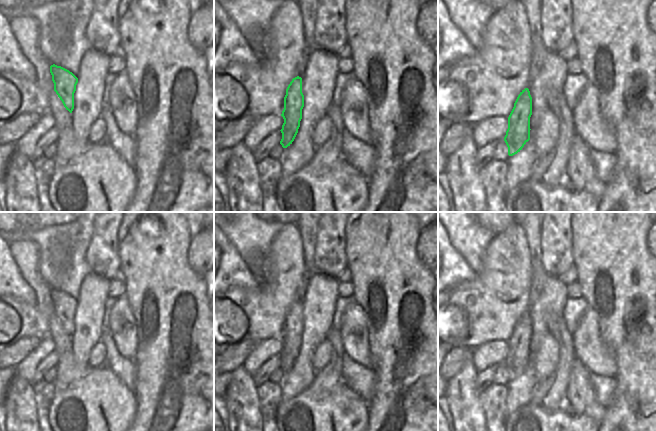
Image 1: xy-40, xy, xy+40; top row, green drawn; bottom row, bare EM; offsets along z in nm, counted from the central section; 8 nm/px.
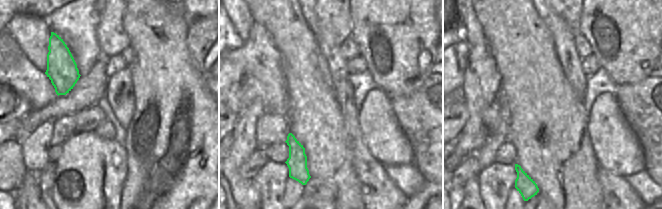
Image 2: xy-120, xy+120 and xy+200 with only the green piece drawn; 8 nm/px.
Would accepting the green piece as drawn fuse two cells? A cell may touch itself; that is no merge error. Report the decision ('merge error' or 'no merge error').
no merge error

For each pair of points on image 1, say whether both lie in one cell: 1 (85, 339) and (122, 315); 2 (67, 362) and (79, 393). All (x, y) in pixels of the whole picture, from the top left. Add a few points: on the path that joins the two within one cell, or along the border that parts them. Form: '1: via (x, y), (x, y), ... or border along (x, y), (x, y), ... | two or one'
1: border along (106, 304), (103, 327) | two
2: border along (89, 367), (84, 375), (62, 389), (56, 388) | two

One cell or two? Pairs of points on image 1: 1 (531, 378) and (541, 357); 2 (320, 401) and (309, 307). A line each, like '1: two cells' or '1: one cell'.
1: two cells
2: two cells

